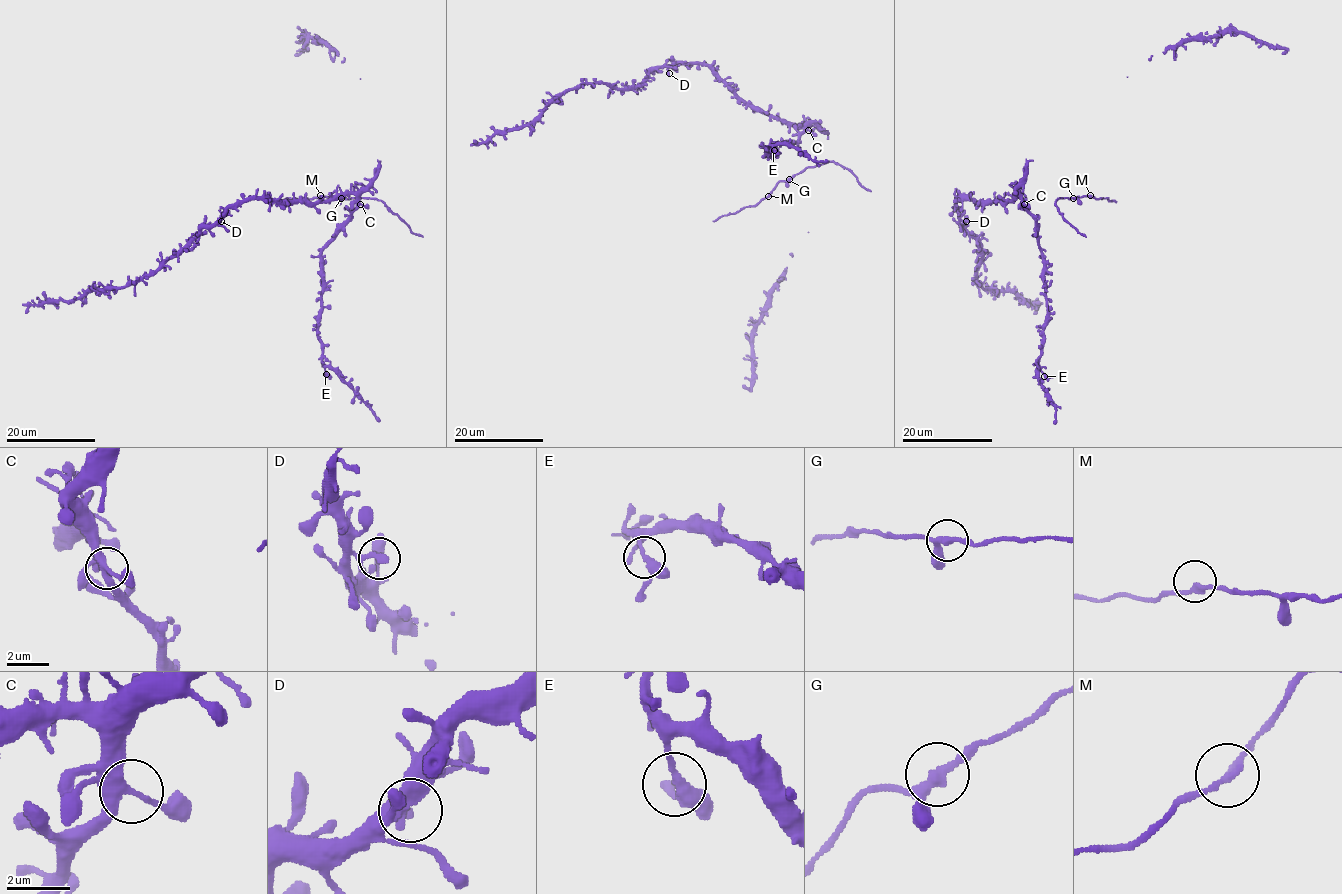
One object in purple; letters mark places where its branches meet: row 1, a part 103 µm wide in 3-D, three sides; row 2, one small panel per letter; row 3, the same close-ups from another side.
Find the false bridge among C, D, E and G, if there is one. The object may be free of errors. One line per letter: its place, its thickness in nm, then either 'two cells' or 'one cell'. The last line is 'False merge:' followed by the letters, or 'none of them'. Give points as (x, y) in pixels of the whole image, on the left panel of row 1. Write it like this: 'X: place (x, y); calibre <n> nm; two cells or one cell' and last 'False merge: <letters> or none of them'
C: place (360, 204); calibre 280 nm; one cell
D: place (221, 221); calibre 240 nm; one cell
E: place (326, 374); calibre 280 nm; one cell
G: place (341, 198); calibre 240 nm; one cell
False merge: none of them

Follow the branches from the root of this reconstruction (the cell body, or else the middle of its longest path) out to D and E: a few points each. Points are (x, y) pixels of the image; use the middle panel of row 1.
D: (807, 129), (803, 125), (787, 125), (753, 110), (707, 65), (674, 64), (667, 70), (669, 73)
E: (807, 129), (796, 141), (776, 143), (769, 148), (769, 152), (766, 149), (770, 144), (774, 150)

